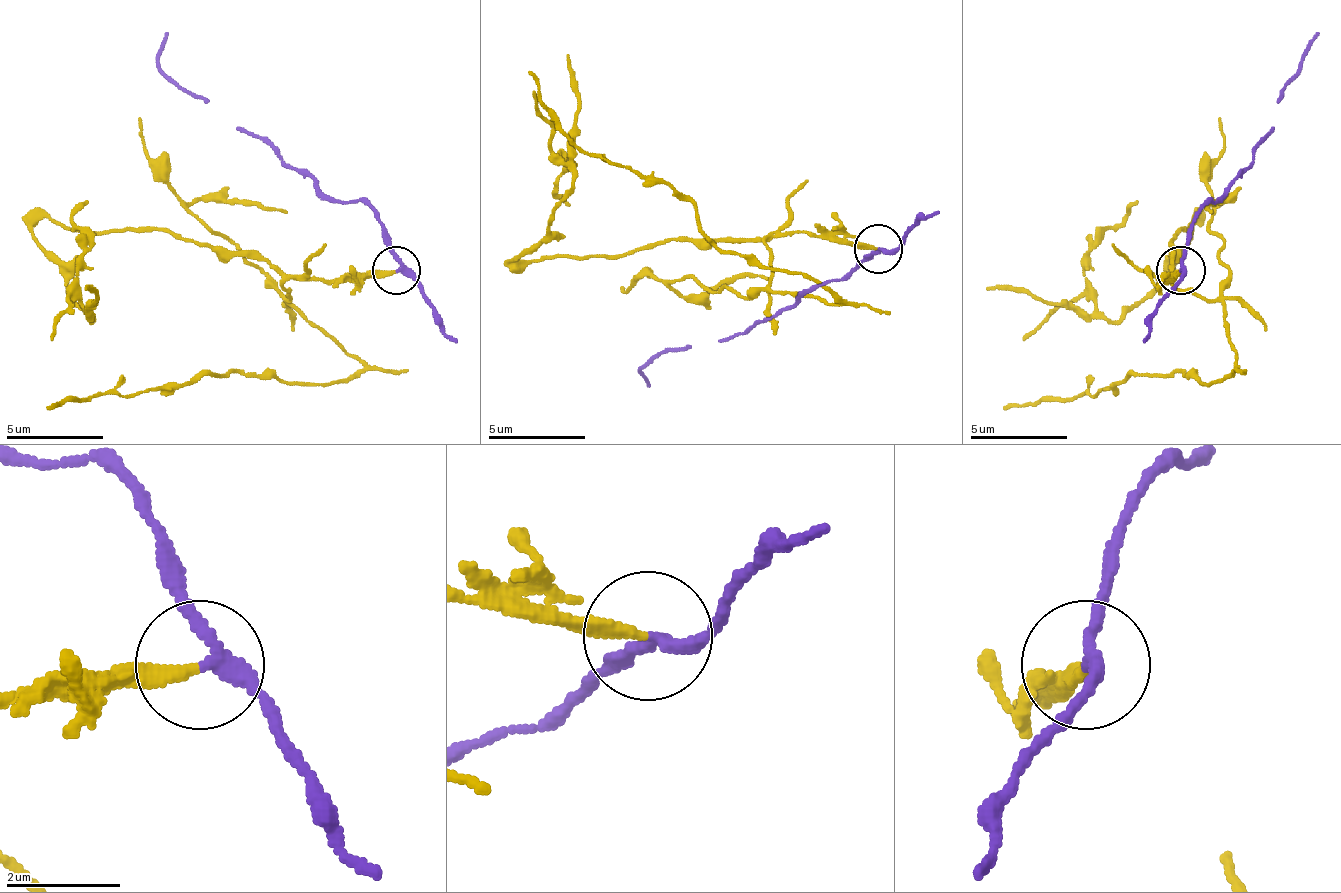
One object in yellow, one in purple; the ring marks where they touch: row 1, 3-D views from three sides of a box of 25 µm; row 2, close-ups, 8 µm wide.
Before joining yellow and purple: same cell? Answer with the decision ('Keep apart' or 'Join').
Keep apart

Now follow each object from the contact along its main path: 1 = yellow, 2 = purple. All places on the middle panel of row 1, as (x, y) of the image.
1: (879, 250), (777, 230), (768, 240), (777, 293), (845, 303), (719, 250), (666, 182), (583, 153), (530, 70)
2: (879, 250), (850, 274), (816, 284), (738, 337), (666, 347), (642, 371), (642, 376), (651, 385)

